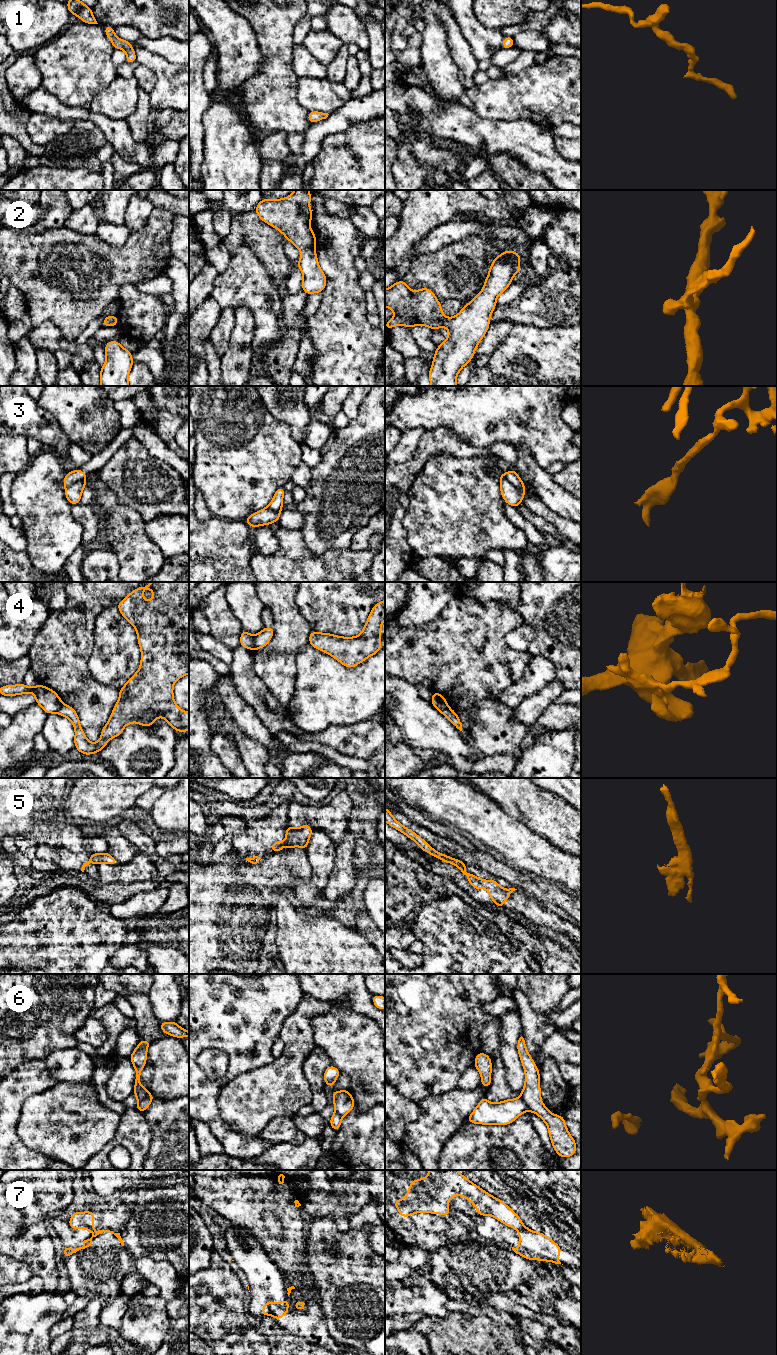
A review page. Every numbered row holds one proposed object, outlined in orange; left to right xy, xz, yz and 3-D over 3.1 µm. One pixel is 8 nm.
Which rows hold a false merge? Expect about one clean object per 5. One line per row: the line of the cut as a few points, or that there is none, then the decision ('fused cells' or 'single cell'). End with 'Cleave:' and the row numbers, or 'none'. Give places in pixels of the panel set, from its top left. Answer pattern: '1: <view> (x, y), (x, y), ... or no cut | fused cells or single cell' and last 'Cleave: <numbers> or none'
1: no cut | single cell
2: no cut | single cell
3: yz (504, 474), (513, 485), (524, 491) | fused cells
4: xz (255, 636), (251, 649) | fused cells
5: yz (444, 859), (464, 867) | fused cells
6: yz (521, 1096), (528, 1110) | fused cells
7: xy (78, 1228), (89, 1226), (92, 1229) | fused cells
Cleave: 3, 4, 5, 6, 7

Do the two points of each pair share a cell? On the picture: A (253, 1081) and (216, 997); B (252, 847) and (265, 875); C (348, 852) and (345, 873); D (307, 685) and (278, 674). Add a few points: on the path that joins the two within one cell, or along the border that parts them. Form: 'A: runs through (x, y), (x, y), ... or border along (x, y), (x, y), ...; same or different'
A: border along (270, 1062), (242, 1072), (227, 1082); different
B: border along (271, 852), (261, 858); different
C: runs through (345, 857), (345, 868); same
D: border along (295, 657), (295, 692), (289, 704); different

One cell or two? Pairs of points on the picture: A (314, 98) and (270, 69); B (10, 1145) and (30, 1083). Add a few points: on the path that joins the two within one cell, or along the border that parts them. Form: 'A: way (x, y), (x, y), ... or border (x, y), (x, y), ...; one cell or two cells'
A: border (299, 79), (297, 82), (297, 101), (306, 109); two cells
B: way (10, 1130), (10, 1103), (15, 1098); one cell

